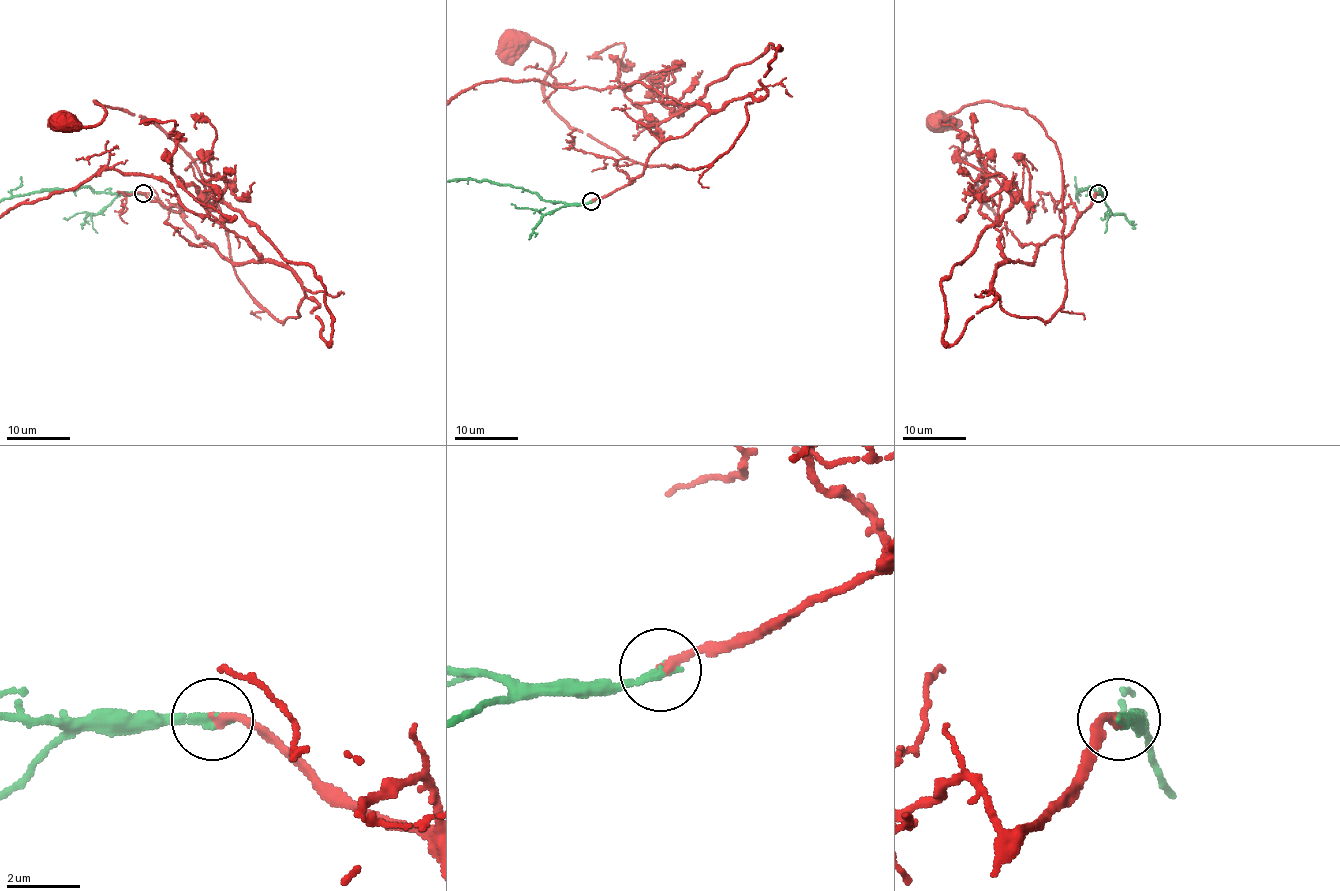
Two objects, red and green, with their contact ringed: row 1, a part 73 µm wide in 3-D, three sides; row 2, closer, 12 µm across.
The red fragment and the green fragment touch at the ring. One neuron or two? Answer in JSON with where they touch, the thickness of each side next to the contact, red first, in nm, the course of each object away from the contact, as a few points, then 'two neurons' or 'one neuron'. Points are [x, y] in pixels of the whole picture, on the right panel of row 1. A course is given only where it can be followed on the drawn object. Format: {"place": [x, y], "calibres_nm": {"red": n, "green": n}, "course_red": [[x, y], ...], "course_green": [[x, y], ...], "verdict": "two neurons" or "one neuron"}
{"place": [1098, 193], "calibres_nm": {"red": 280, "green": 240}, "course_red": [[1099, 194], [1032, 263], [996, 269], [1012, 315], [1062, 304], [1061, 154], [1020, 108], [938, 121]], "verdict": "one neuron"}

